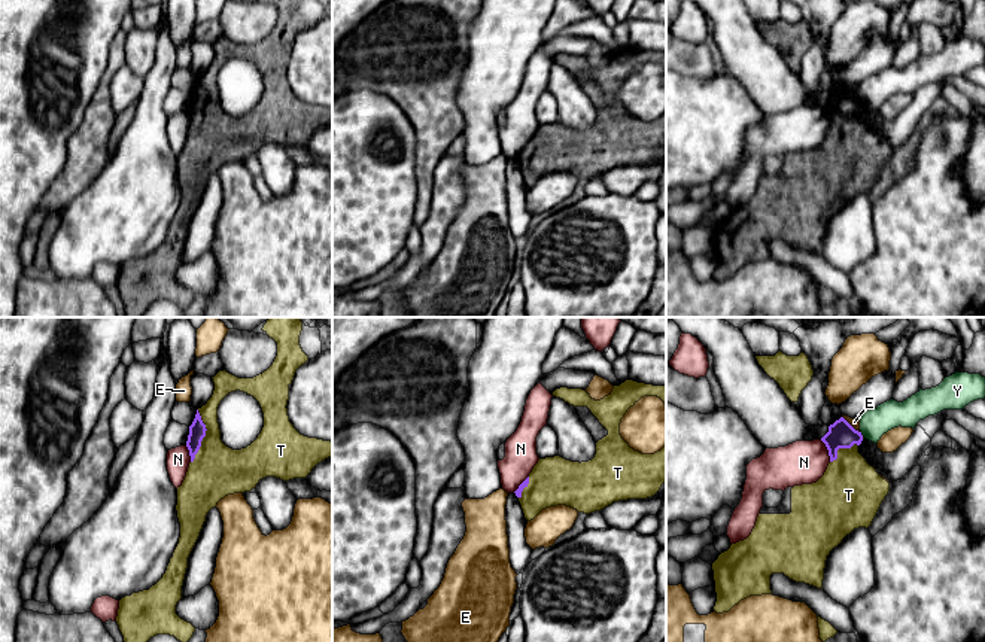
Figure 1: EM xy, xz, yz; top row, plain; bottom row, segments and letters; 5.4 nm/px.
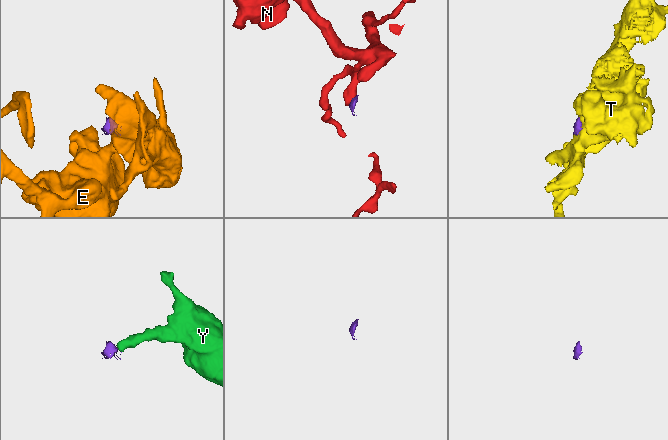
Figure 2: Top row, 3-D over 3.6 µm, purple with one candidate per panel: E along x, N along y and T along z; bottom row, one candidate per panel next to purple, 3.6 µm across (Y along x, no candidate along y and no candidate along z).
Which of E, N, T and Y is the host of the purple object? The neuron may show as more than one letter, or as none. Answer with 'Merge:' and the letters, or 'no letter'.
Merge: T

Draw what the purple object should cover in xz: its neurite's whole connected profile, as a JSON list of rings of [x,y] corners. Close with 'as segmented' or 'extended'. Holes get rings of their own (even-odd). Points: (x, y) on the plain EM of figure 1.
[[[626,46],[620,52],[614,52],[612,58],[601,67],[592,66],[583,55],[568,54],[556,55],[553,63],[574,73],[587,73],[608,97],[608,101],[596,109],[596,121],[589,128],[571,128],[560,122],[538,127],[529,143],[514,158],[528,188],[550,173],[566,171],[578,179],[590,180],[612,168],[651,164],[660,156],[666,147],[666,112],[654,121],[635,118],[621,104],[620,89],[627,76],[644,63],[657,63],[666,71],[666,52]]]; extended

